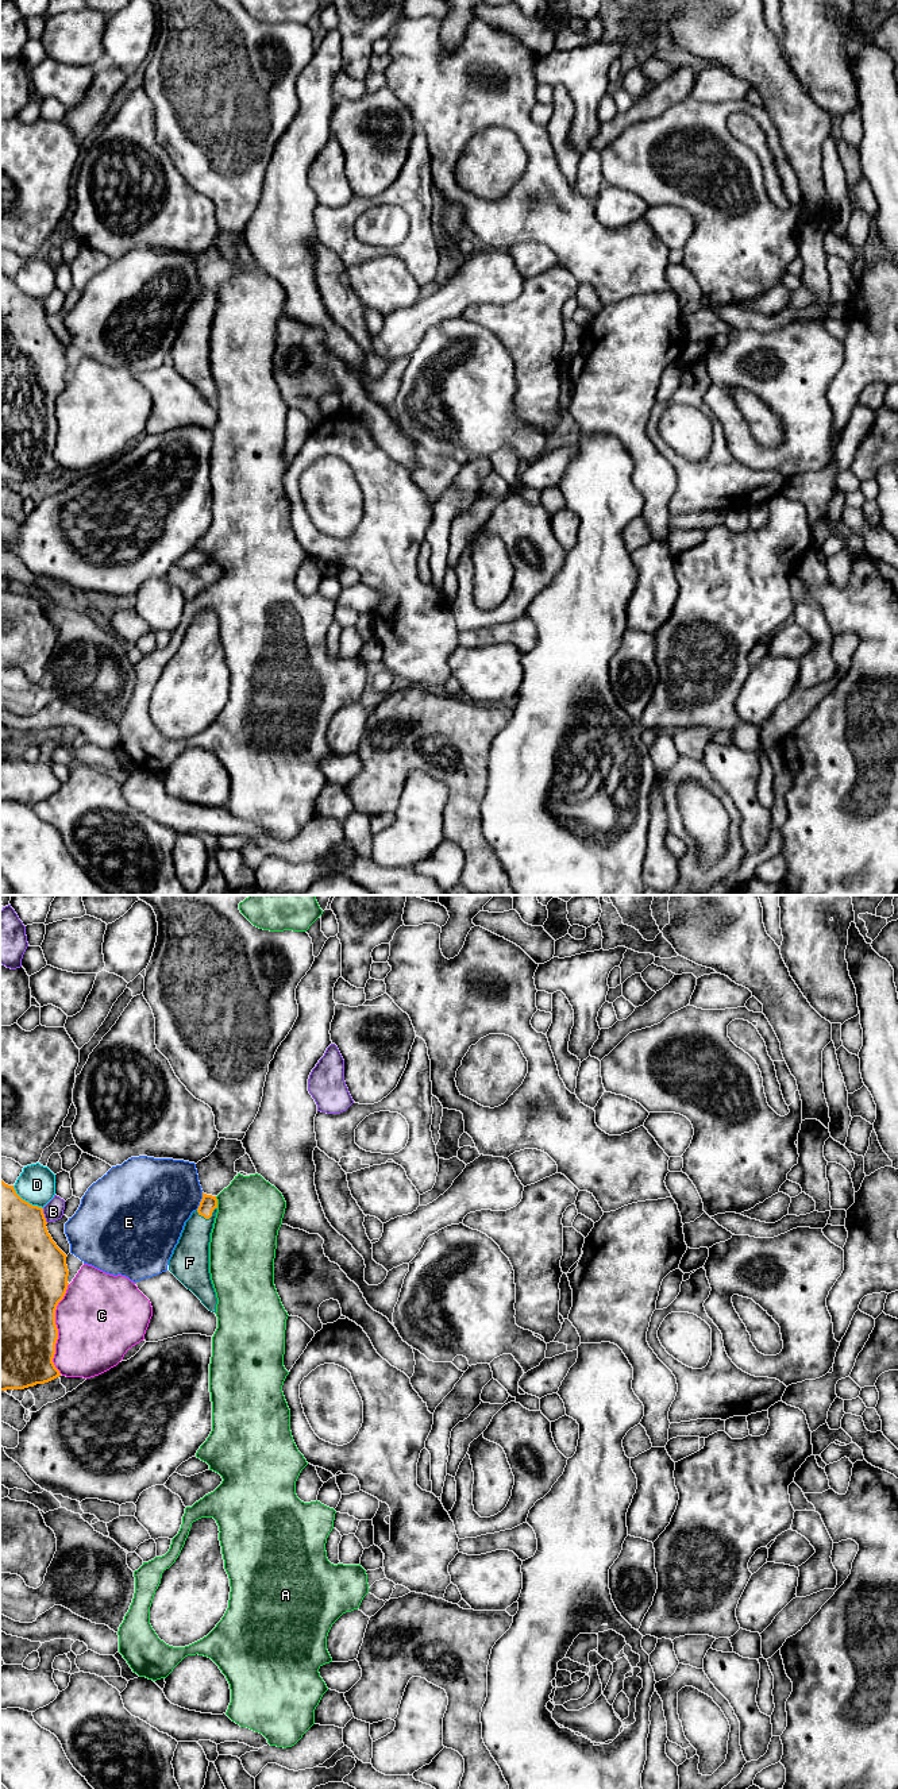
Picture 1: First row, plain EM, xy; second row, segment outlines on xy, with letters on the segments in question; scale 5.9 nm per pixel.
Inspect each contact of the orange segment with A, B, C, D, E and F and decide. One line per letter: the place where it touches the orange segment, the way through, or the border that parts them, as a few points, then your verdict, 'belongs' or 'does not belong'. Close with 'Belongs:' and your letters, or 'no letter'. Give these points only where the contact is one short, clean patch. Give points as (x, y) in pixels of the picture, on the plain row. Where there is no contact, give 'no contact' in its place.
A: meets orange in xy at (216, 295); does not belong
B: meets orange in xy at (43, 308); does not belong
C: meets orange in xy at (57, 421); does not belong
D: meets orange in xy at (24, 293); does not belong
E: meets orange in xy at (201, 293); does not belong
F: meets orange in xy at (207, 311); runs through xy (208, 296), (207, 311), (196, 324), (191, 349); belongs
Belongs: F

